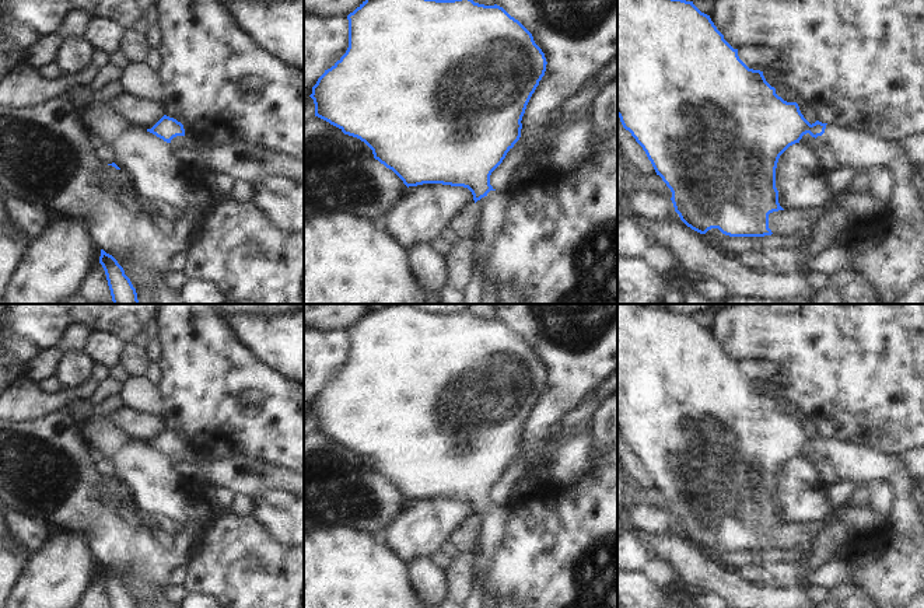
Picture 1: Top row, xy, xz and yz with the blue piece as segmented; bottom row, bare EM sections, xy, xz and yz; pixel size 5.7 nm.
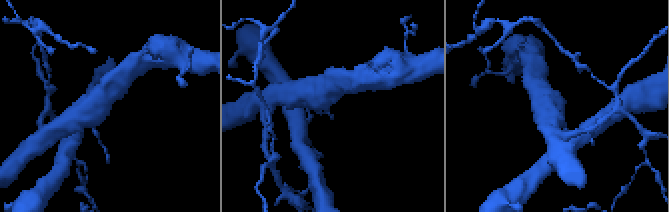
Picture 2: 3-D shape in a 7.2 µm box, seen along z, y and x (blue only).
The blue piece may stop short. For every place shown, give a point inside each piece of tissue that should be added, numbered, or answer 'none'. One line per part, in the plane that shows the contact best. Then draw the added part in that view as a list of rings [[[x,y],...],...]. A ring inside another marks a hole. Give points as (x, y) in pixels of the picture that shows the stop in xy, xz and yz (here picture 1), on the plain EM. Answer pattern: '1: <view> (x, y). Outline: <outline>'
1: xz (492, 521). Outline: [[[490,504],[484,511],[476,516],[480,535],[473,548],[473,586],[463,608],[483,607],[482,580],[496,549],[504,539],[508,516],[510,507],[507,504]]]

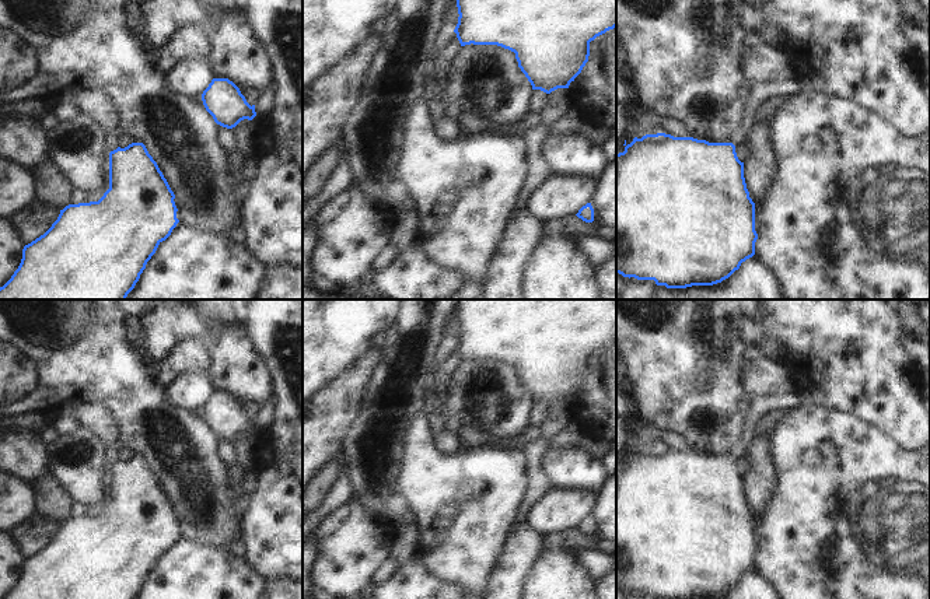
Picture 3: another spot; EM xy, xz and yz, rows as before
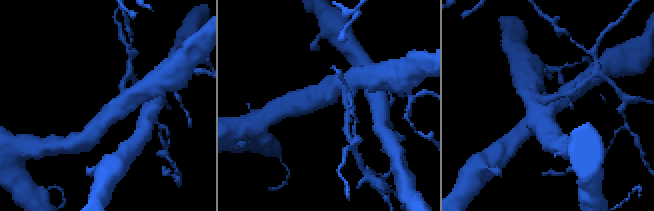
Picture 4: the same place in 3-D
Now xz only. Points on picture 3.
none.

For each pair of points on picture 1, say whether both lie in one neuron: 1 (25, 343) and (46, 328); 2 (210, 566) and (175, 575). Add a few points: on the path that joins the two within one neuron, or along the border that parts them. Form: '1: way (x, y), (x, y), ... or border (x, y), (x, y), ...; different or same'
1: way (31, 338), (41, 328); same
2: border (186, 566), (182, 584); different

